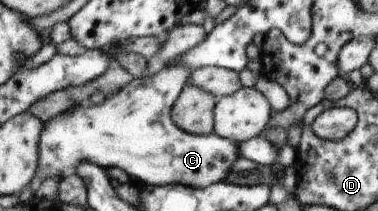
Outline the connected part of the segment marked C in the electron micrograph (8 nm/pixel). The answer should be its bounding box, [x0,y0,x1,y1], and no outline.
[27,65,240,192]

